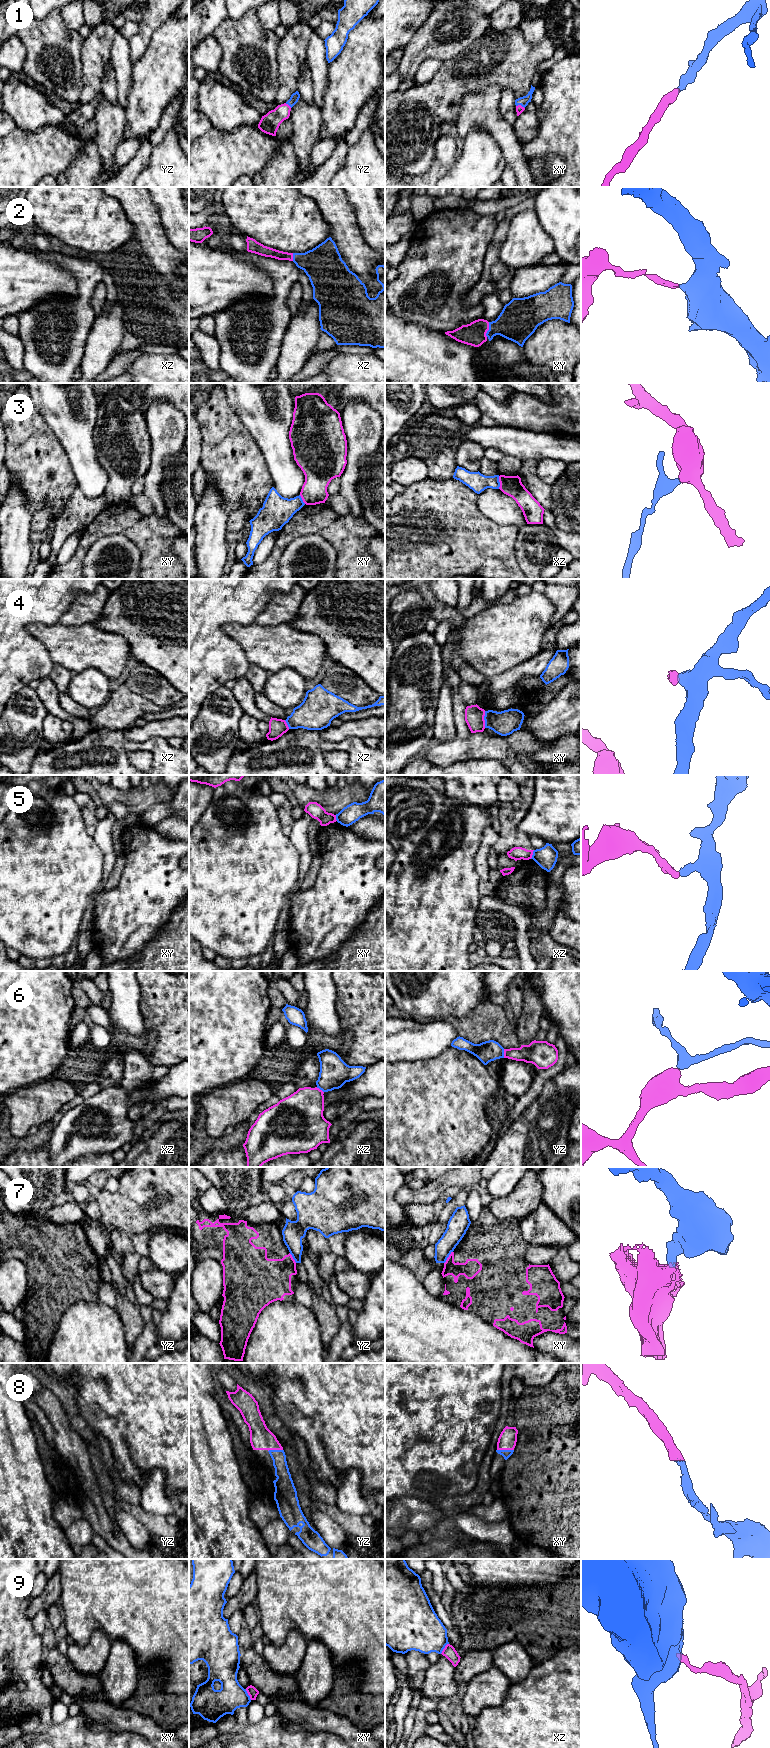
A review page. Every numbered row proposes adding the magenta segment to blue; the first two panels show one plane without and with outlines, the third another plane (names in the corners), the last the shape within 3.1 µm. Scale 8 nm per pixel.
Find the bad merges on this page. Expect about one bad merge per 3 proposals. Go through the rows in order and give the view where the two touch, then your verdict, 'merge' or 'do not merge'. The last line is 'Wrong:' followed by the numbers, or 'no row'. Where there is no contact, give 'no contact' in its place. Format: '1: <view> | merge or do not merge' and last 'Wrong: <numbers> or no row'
1: xy | merge
2: xy | merge
3: xz | do not merge
4: xy | do not merge
5: xz | do not merge
6: yz | do not merge
7: xy | do not merge
8: xy | merge
9: xz | do not merge
Wrong: 3, 4, 5, 6, 7, 9

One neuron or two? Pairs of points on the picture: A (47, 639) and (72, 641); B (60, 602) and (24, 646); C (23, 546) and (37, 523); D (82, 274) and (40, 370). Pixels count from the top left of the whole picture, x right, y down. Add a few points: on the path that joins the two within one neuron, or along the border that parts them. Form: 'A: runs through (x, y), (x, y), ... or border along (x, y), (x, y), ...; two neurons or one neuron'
A: runs through (53, 639), (66, 641); one neuron
B: runs through (45, 610), (35, 620), (27, 620), (21, 631); one neuron
C: border along (33, 514), (31, 531); two neurons
D: runs through (80, 303), (79, 326), (74, 334), (67, 360); one neuron

